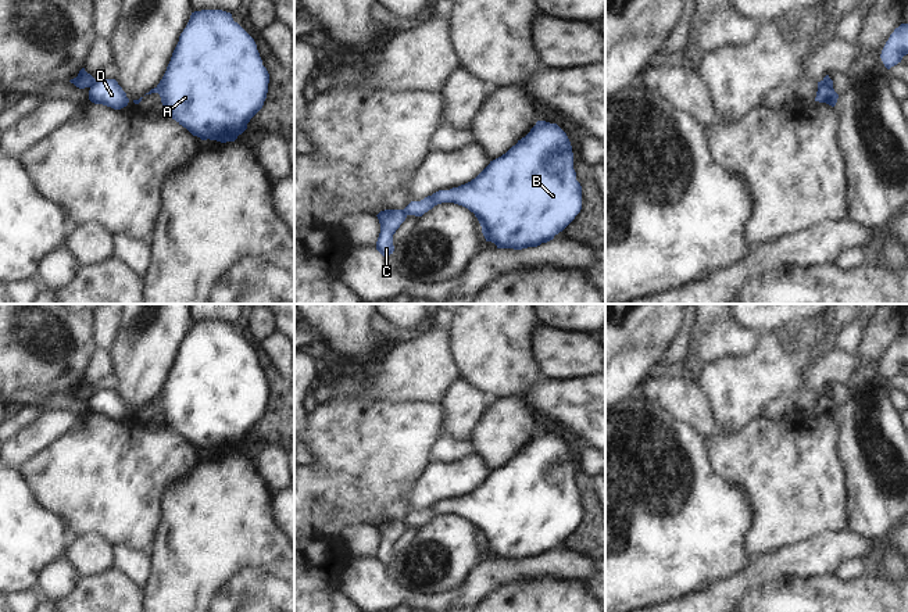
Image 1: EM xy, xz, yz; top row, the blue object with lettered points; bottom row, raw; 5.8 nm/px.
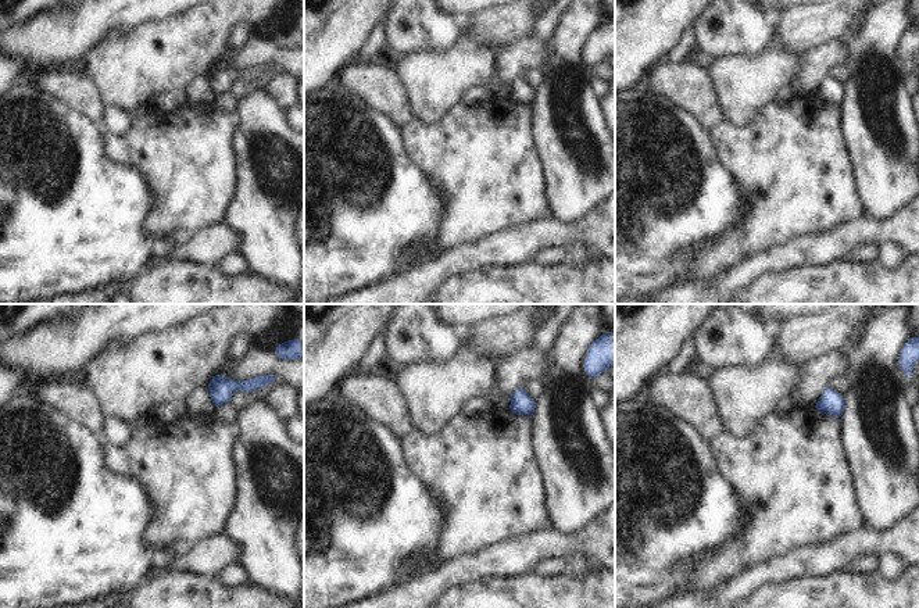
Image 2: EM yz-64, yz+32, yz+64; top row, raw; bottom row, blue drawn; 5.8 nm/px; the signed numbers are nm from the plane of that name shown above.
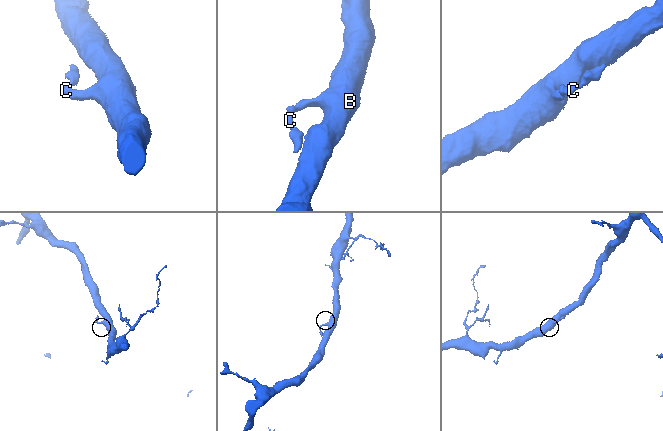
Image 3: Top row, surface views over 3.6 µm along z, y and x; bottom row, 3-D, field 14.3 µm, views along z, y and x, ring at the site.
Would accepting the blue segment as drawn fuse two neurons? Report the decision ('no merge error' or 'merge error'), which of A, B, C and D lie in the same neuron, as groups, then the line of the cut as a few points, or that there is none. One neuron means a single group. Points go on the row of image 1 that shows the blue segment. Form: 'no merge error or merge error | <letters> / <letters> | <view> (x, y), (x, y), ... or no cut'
merge error | A B D / C | xy (95, 79), (89, 86)

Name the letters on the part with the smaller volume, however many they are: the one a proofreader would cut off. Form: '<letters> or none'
C

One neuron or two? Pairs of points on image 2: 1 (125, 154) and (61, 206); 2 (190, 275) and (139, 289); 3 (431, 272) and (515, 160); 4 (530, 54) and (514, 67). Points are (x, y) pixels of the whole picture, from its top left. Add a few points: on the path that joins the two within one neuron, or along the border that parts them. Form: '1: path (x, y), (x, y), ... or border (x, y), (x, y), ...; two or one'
1: border (102, 132), (106, 156), (132, 165), (143, 178); two
2: path (178, 288), (152, 289); one
3: border (476, 240), (468, 245), (457, 245), (442, 254); two
4: path (526, 54), (518, 63); one

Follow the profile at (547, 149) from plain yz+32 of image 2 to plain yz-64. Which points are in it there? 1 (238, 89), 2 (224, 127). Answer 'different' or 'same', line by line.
1: different
2: different

